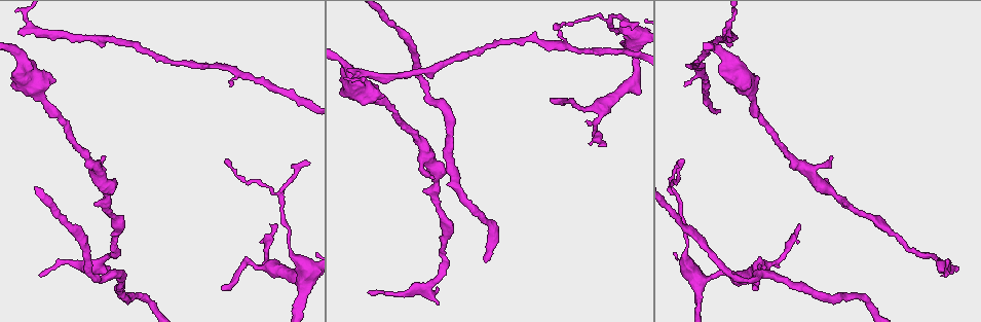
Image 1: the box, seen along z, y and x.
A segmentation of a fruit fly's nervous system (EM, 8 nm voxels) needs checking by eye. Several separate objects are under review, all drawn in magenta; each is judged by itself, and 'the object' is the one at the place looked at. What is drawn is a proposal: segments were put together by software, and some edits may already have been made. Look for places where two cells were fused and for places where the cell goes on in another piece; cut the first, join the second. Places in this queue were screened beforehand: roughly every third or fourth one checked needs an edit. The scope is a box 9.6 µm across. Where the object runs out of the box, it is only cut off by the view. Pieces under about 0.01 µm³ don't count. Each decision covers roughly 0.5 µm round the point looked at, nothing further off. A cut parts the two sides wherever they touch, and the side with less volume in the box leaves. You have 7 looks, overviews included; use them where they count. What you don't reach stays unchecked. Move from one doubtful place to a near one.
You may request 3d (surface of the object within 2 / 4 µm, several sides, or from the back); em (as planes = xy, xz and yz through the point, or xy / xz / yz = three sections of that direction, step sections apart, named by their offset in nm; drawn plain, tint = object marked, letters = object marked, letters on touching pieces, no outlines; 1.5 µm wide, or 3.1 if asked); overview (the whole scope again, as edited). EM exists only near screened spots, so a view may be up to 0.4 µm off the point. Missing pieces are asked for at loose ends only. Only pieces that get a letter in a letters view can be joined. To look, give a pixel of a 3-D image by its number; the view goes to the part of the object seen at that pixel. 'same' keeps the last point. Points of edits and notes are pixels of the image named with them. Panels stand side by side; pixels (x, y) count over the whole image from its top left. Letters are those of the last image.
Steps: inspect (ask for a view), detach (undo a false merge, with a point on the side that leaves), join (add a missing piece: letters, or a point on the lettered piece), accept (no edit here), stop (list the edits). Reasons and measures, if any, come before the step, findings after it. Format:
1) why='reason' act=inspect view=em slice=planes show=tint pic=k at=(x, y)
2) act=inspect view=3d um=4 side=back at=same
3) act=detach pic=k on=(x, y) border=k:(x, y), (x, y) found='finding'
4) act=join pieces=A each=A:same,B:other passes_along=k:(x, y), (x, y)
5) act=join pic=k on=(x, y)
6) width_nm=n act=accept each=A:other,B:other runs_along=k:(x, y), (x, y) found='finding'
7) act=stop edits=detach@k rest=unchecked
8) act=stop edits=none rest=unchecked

why='branch stops here' act=inspect view=em slice=planes show=plain pic=1 at=(684, 84)

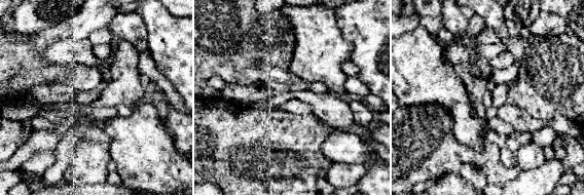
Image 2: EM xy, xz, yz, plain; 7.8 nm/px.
why='see the neighbours' act=inspect view=em slice=planes show=letters at=same

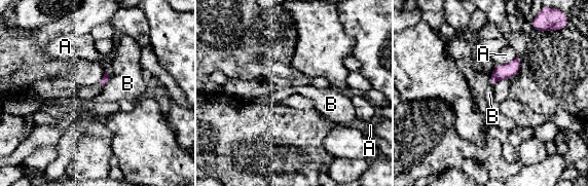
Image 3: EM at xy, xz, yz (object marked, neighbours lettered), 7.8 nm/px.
act=accept each=A:other,B:other border=3:(110, 79), (103, 86) found='none of them fits'

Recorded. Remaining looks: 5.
why='an open end' act=inspect view=em slice=yz step=4 show=letters pic=1 at=(270, 224)

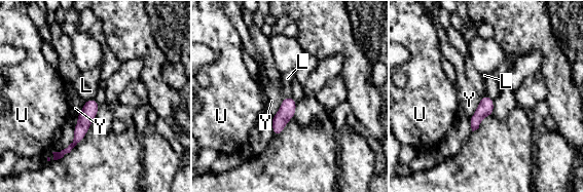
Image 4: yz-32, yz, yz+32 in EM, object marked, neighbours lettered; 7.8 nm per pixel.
width_nm=130 act=accept each=L:other,U:other,Y:other border=4:(94, 98), (85, 101) found='no lettered piece goes on from it'

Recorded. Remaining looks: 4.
why='free end' act=inspect view=em slice=xz step=4 show=letters pic=1 at=(551, 98)

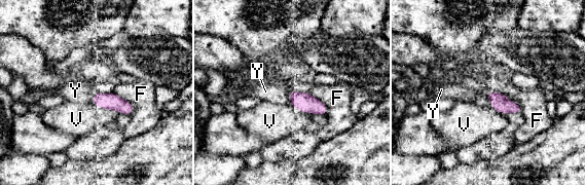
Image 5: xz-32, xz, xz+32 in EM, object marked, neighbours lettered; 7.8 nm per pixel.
act=inspect view=em slice=planes show=letters at=same

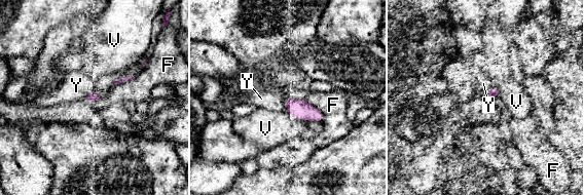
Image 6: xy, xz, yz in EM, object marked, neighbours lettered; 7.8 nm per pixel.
act=join pieces=Y each=F:other,V:other,Y:same found='it goes on there'

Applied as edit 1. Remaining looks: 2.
act=stop edits=join@6 rest=unchecked

